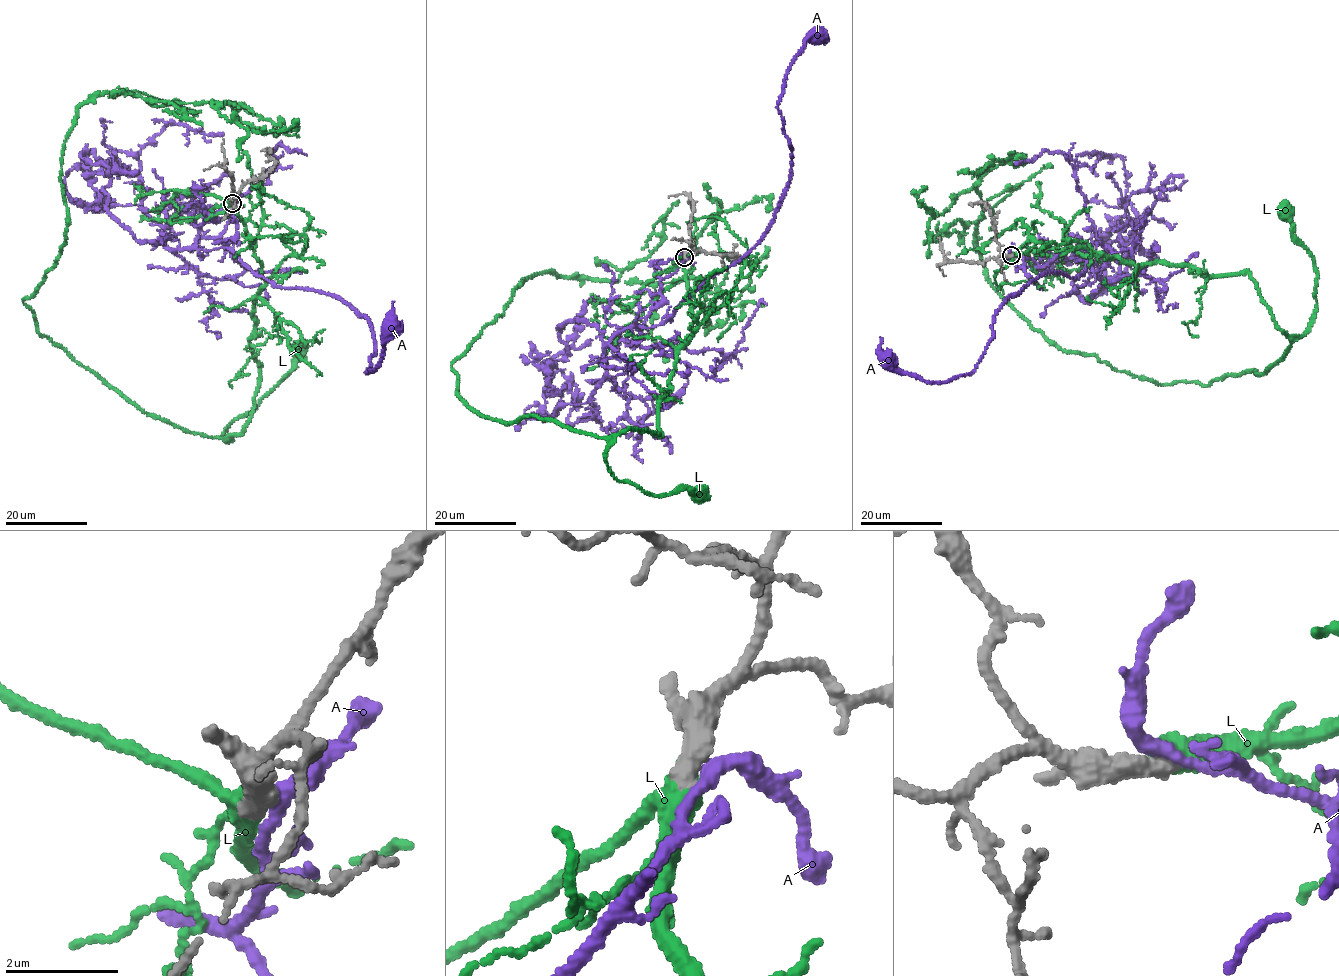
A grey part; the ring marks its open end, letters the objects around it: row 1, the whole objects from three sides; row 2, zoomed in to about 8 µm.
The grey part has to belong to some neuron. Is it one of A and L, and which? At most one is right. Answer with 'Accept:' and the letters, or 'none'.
Accept: L

